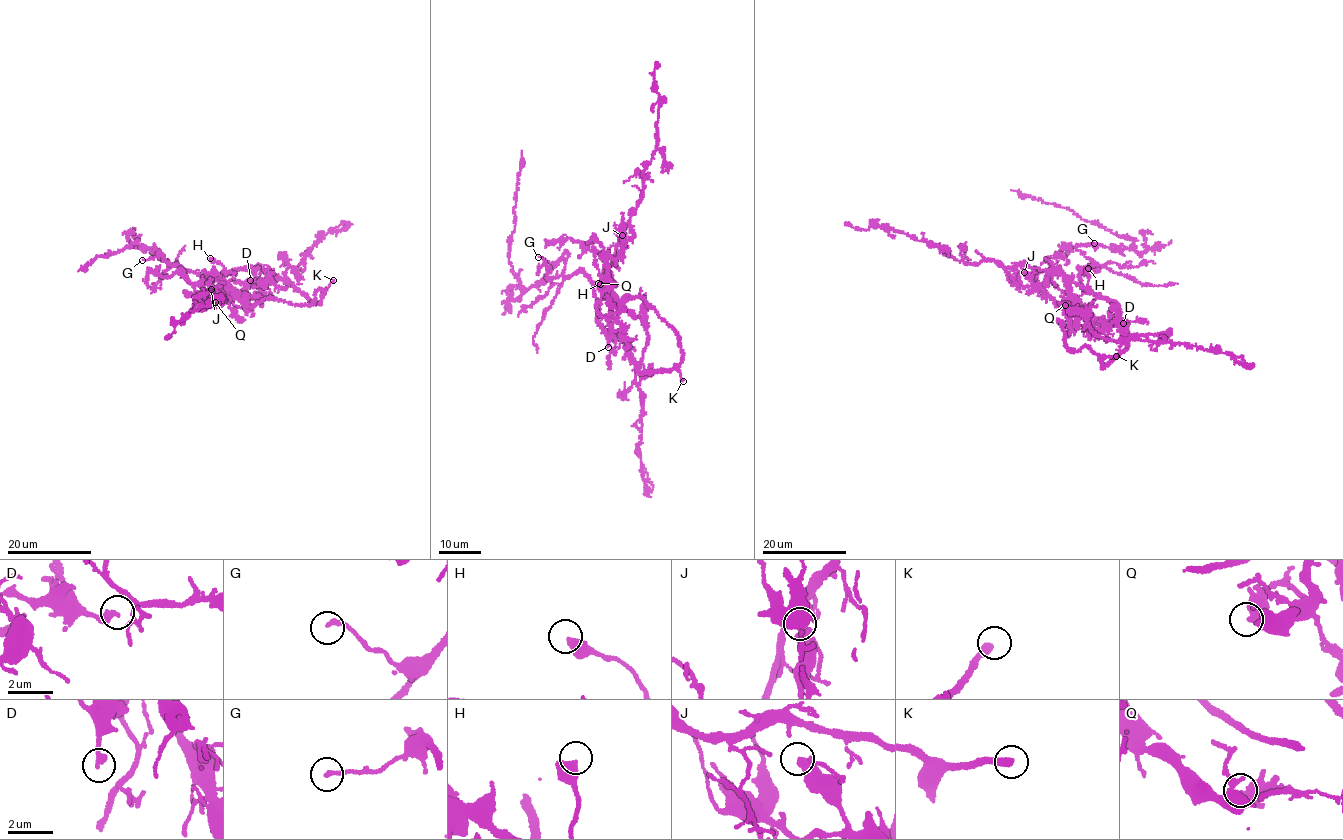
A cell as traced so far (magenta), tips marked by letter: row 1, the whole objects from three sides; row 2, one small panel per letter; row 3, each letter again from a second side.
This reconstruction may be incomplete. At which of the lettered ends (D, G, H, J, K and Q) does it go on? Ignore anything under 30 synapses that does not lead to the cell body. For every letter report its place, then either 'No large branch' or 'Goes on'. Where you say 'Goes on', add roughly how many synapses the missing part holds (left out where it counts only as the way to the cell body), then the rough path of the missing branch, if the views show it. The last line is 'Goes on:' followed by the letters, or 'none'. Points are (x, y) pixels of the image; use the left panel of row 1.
D: Place: (250, 280). No large branch
G: Place: (142, 260). No large branch
H: Place: (210, 258). No large branch
J: Place: (211, 289). No large branch
K: Place: (333, 280). Goes on
Q: Place: (215, 302). No large branch
Goes on: K

